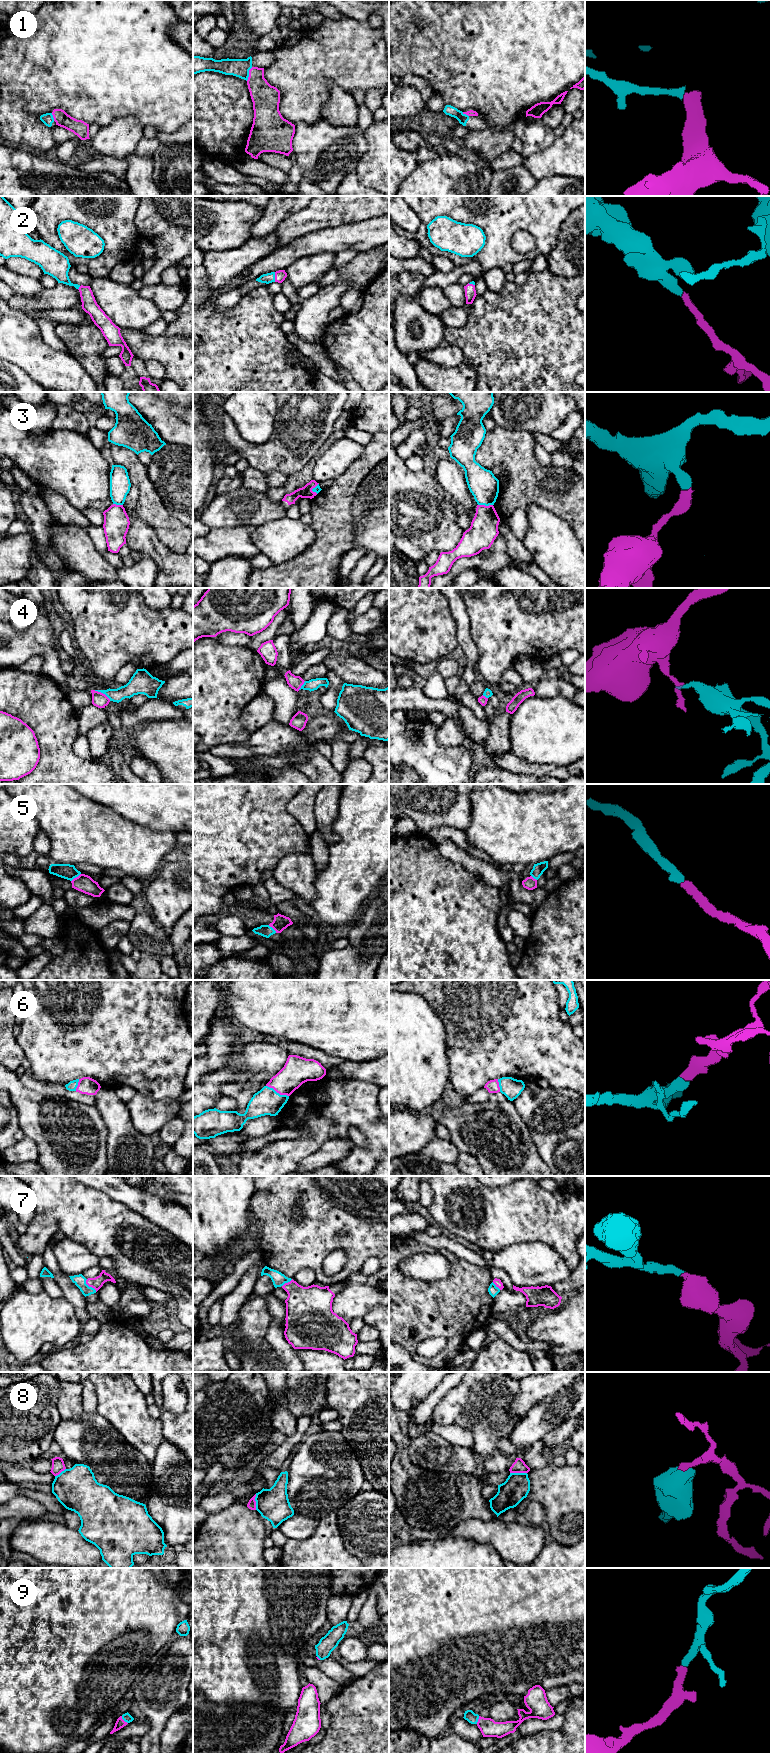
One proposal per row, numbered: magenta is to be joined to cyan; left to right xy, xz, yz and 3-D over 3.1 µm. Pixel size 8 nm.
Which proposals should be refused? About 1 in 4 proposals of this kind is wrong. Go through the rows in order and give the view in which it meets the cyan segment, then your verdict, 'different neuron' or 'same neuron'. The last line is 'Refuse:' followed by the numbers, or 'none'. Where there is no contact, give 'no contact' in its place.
1: xz | same neuron
2: xz | same neuron
3: yz | different neuron
4: xy | different neuron
5: xy | same neuron
6: xz | same neuron
7: xy | same neuron
8: yz | different neuron
9: xy | same neuron
Refuse: 3, 4, 8

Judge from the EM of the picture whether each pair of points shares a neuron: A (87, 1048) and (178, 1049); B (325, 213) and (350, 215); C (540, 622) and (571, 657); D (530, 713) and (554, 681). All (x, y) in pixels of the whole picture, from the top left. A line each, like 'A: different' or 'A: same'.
A: same
B: same
C: different
D: different

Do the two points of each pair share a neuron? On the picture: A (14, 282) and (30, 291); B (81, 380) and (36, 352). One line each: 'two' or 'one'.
A: one
B: one

